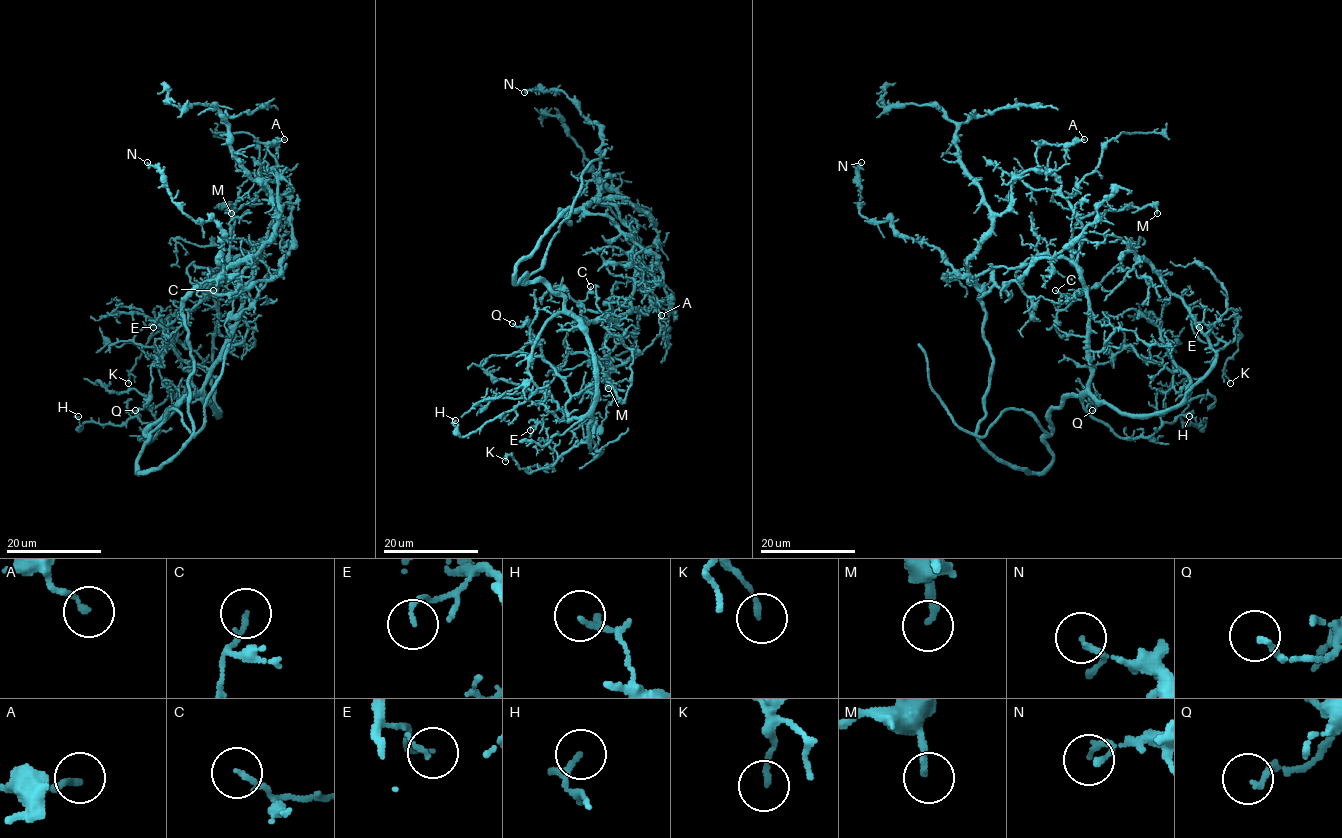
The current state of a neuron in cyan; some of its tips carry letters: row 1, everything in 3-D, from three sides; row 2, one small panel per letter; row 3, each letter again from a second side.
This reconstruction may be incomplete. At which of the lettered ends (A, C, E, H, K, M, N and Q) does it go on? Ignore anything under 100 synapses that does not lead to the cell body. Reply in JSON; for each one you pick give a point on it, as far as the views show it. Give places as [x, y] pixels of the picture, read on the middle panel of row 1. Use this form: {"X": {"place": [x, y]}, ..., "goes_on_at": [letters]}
{"goes_on_at": []}

